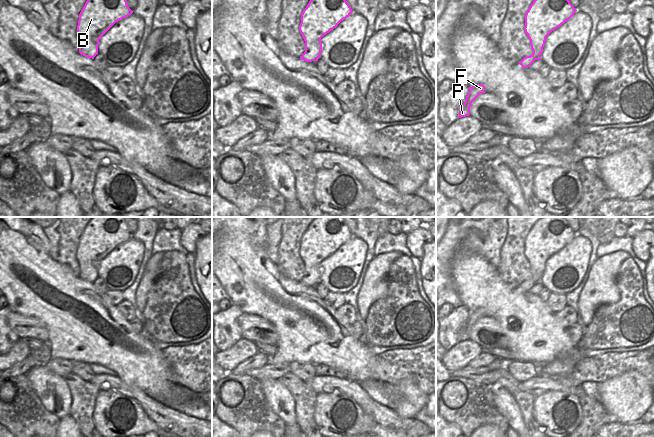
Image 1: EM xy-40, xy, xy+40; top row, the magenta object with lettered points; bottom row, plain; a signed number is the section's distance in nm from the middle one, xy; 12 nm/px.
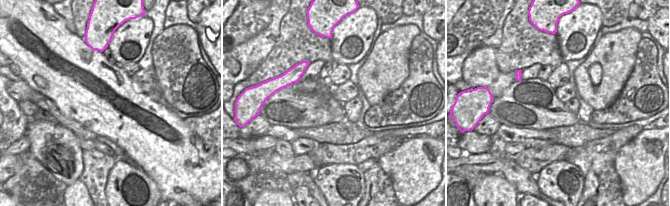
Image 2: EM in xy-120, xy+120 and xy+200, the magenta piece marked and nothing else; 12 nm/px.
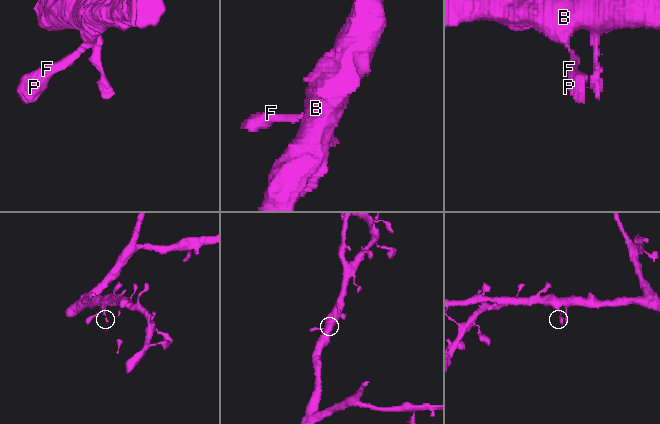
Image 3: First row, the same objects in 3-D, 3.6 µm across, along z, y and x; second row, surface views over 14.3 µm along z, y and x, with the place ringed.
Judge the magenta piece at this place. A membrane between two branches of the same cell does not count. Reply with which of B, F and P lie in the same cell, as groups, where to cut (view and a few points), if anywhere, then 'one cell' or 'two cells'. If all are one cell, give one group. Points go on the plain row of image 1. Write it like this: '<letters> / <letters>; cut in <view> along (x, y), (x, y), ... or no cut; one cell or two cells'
B F P; no cut; one cell

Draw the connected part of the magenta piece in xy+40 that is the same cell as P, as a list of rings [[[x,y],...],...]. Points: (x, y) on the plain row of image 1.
[[[483,308],[469,311],[469,316],[466,320],[465,327],[459,333],[459,342],[470,339],[471,327],[482,317],[485,317],[485,310]]]

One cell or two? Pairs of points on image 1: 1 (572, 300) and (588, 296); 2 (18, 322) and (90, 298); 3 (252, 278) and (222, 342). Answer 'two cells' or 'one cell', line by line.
1: two cells
2: two cells
3: two cells

